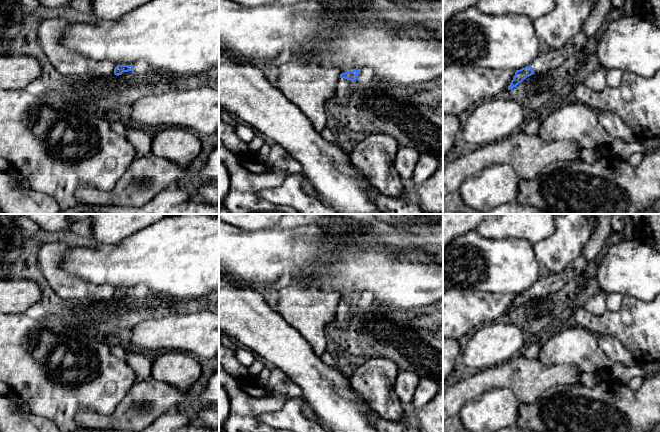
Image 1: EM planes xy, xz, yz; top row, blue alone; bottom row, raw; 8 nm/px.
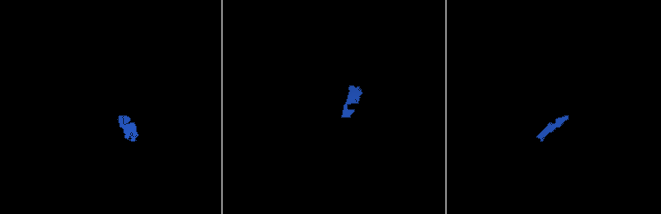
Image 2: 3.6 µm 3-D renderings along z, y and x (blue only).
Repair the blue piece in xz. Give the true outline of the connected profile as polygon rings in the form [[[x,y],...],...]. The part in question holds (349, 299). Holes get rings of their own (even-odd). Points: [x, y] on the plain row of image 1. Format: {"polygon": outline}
{"polygon": [[[347,295],[340,298],[340,302],[336,311],[336,326],[341,330],[347,330],[351,321],[354,319],[352,306],[356,305],[359,295]]]}

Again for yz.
{"polygon": [[[592,214],[591,238],[582,254],[575,261],[571,262],[562,273],[544,273],[531,289],[516,294],[513,304],[508,310],[508,314],[516,311],[524,303],[533,298],[549,296],[559,291],[568,281],[580,275],[587,265],[595,260],[603,250],[613,230],[611,227],[612,215]]]}

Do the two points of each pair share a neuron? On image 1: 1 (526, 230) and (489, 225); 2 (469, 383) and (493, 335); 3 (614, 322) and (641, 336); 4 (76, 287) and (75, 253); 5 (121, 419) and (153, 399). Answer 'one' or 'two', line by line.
1: one
2: two
3: one
4: two
5: one

